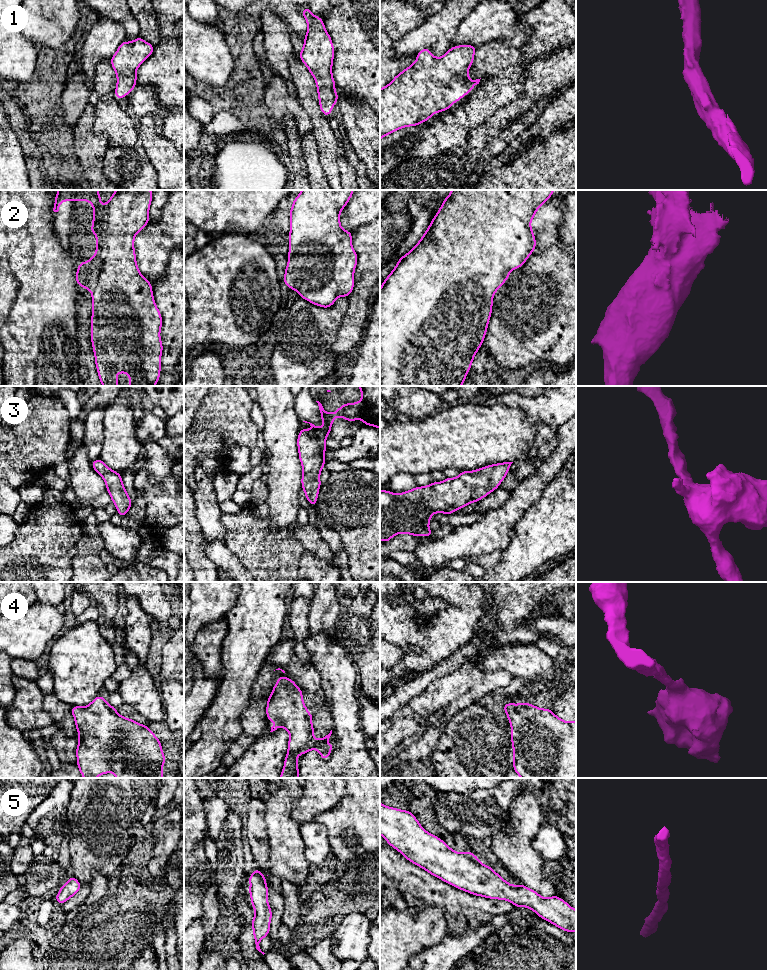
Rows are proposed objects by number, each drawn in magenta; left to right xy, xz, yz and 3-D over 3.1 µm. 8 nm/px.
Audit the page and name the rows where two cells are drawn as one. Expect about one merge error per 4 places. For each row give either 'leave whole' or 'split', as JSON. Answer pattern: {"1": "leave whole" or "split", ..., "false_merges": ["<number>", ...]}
{"1": "leave whole", "2": "leave whole", "3": "leave whole", "4": "leave whole", "5": "leave whole", "false_merges": []}

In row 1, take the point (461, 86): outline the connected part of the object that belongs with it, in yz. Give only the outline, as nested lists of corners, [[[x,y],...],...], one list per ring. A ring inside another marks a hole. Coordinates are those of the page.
[[[465,44],[453,46],[439,58],[434,57],[428,48],[419,51],[413,64],[380,89],[380,140],[401,128],[418,126],[469,94],[481,79],[468,81],[468,69],[473,64],[477,48]]]

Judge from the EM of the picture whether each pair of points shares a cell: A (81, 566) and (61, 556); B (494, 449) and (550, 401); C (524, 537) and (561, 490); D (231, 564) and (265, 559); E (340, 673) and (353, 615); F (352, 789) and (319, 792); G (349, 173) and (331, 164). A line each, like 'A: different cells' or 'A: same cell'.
A: different cells
B: different cells
C: same cell
D: different cells
E: different cells
F: different cells
G: different cells

